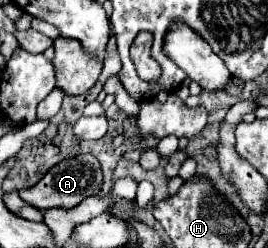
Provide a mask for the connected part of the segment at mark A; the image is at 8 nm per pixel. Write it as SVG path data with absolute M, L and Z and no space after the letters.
M77 155L71 159L65 159L63 163L57 163L55 167L51 167L43 179L39 179L39 183L35 183L33 187L21 189L19 195L31 203L33 207L45 211L45 209L53 209L53 207L61 207L61 209L73 209L77 207L83 199L91 197L99 185L103 181L101 175L101 165L93 155Z

